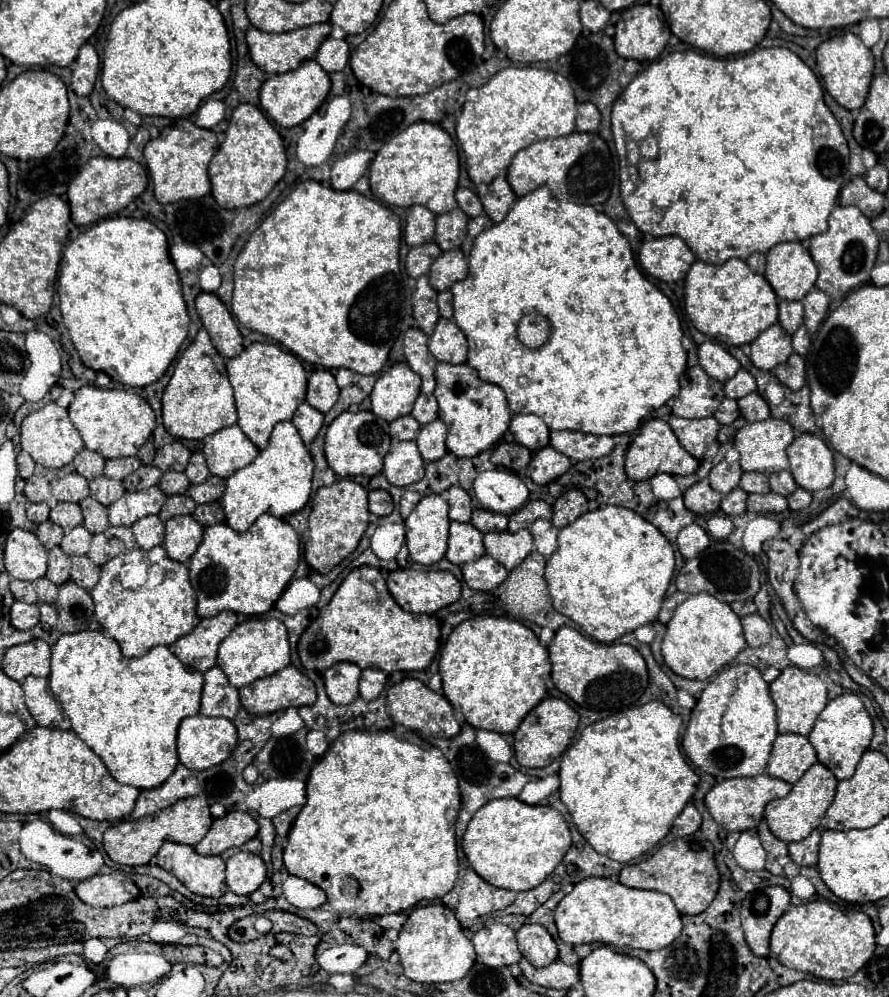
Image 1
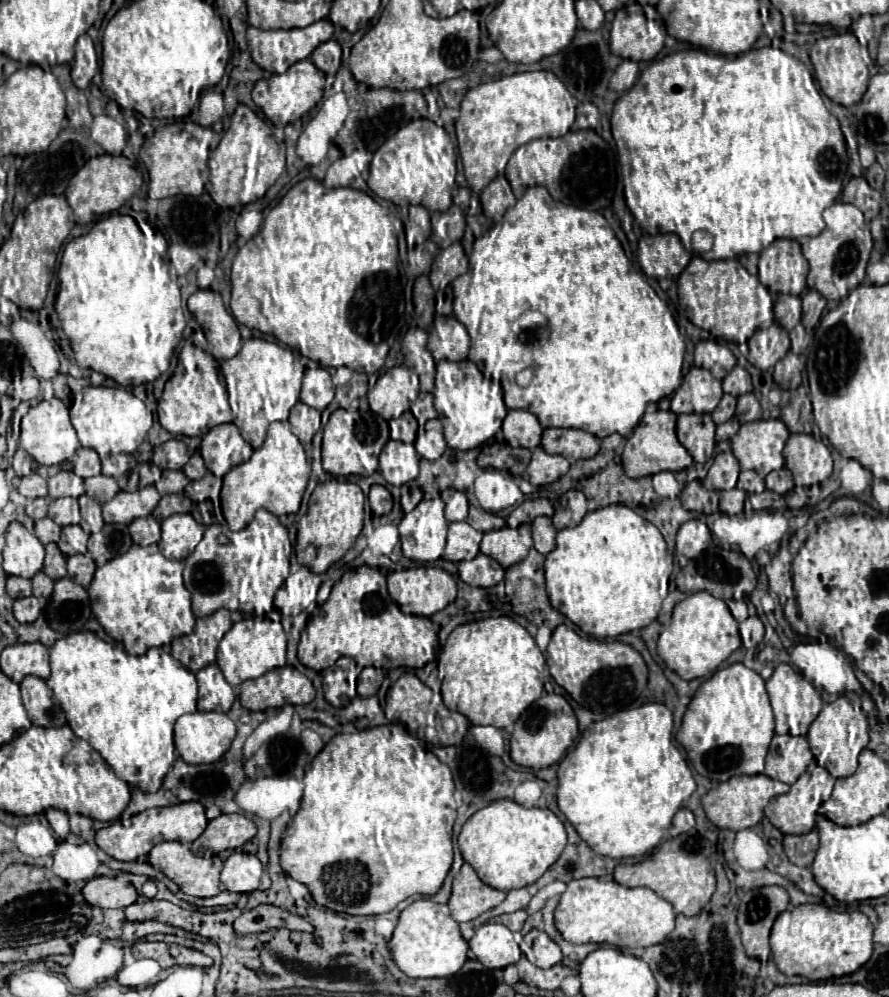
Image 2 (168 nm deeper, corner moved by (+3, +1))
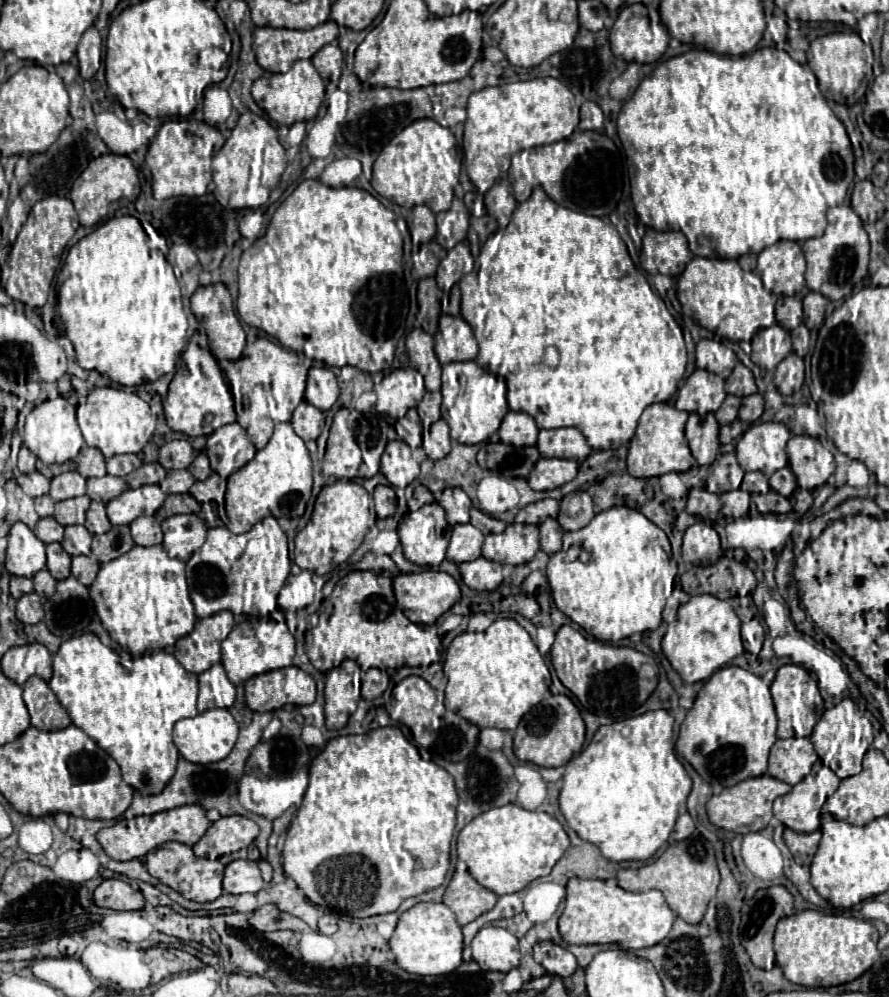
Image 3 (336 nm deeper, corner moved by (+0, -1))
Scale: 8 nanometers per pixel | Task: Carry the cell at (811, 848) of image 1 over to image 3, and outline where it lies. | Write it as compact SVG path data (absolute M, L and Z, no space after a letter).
M785 828L783 838L785 838L785 844L789 846L795 862L807 868L811 864L813 856L815 856L815 852L817 852L821 832L817 830L817 832L811 832L811 834L799 834L799 832L793 832L793 830Z

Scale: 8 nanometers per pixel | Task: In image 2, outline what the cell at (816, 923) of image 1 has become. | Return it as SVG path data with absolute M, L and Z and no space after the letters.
M800 904L790 910L784 910L778 918L776 924L772 926L770 934L770 948L772 948L772 958L778 966L780 972L786 976L806 976L809 981L825 981L846 976L856 972L862 964L866 964L872 956L872 924L866 914L862 912L834 912L822 904Z

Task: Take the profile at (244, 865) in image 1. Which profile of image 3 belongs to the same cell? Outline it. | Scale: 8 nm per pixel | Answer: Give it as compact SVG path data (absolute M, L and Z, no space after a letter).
M235 860L225 868L223 890L229 894L245 894L259 892L265 886L261 878L261 870L257 862L251 860Z

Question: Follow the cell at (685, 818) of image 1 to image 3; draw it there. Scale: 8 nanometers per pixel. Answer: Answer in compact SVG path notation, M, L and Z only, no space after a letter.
M683 812L683 814L679 814L677 824L673 828L673 840L685 840L693 834L693 830L695 830L695 824L693 824L691 816L687 812Z

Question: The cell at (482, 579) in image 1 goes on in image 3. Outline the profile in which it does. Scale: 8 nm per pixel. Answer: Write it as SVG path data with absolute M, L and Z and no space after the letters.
M479 556L477 560L471 560L471 562L459 564L459 570L461 570L463 582L471 590L479 590L479 592L481 590L495 590L503 580L501 564L487 560L483 556Z

